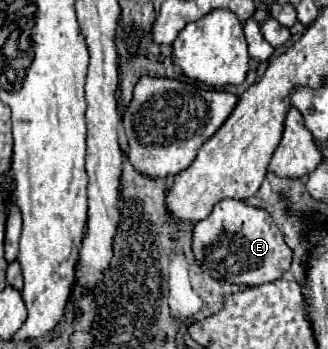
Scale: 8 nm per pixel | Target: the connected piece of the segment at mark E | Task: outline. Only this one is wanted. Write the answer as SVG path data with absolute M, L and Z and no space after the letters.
M223 199L215 203L211 215L193 227L195 263L217 281L235 285L263 285L281 279L291 267L293 251L285 243L283 233L265 209L245 205L239 199Z

